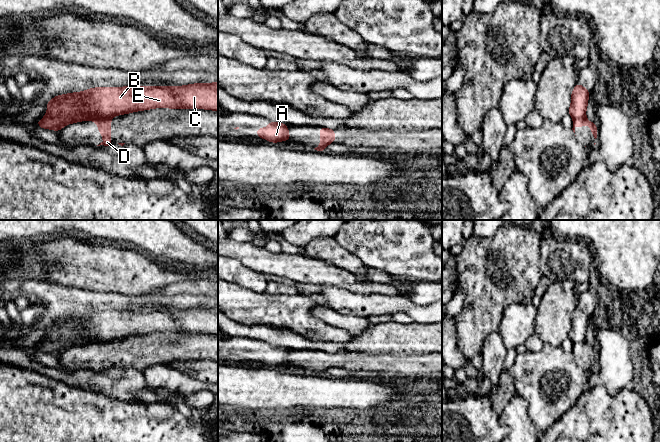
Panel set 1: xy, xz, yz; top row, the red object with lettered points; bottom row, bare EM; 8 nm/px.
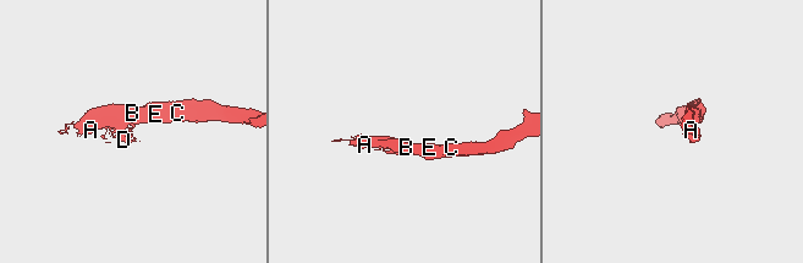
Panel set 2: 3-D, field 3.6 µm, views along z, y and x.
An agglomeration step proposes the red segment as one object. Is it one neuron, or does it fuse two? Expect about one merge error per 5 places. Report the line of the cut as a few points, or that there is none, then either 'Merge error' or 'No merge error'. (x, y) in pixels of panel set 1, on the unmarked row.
No split. No merge error

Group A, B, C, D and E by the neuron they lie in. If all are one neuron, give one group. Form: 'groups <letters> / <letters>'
groups A B C D E

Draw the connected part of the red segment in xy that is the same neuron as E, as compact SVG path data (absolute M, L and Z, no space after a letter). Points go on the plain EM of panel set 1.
M218 306L195 307L184 310L141 310L141 311L96 311L82 316L56 319L48 327L45 340L36 346L38 351L59 356L64 350L80 345L94 344L105 364L99 369L109 370L111 366L111 343L113 340L154 332L206 333L218 336Z

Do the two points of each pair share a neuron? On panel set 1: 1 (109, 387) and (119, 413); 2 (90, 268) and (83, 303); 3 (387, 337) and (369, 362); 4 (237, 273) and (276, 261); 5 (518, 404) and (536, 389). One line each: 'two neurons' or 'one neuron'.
1: two neurons
2: two neurons
3: two neurons
4: two neurons
5: two neurons

